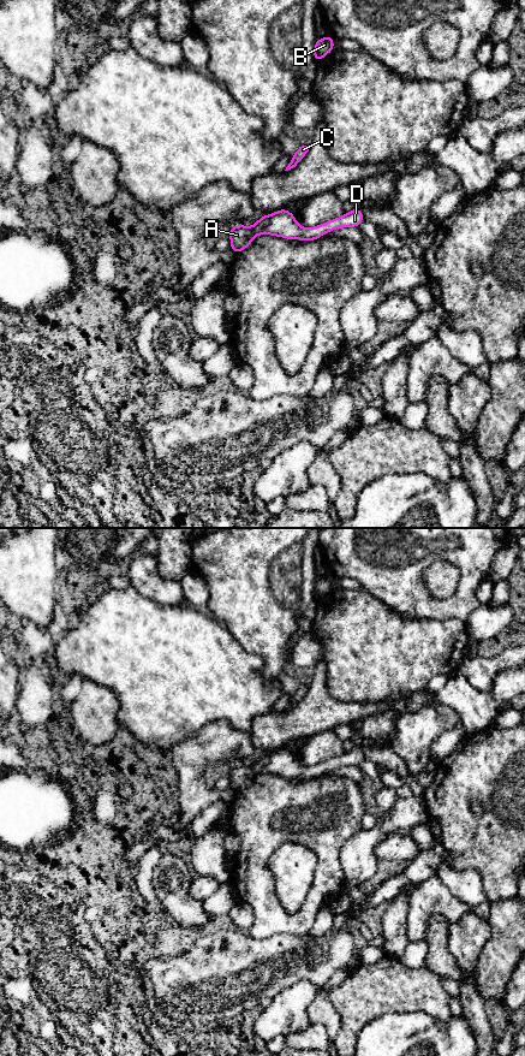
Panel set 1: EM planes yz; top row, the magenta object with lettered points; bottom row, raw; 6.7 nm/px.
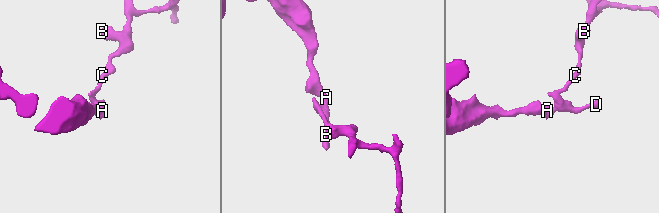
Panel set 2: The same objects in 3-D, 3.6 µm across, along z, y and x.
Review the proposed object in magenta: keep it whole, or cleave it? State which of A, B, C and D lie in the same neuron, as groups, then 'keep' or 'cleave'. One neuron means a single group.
A / B C D; cleave

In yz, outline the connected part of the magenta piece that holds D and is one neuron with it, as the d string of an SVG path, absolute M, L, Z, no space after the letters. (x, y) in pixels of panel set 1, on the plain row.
M286 747L279 748L273 753L266 753L258 758L251 766L253 772L272 773L286 778L300 778L304 781L318 778L321 775L342 766L359 766L364 754L360 747L354 747L351 751L332 758L324 763L304 767L294 757L294 753Z

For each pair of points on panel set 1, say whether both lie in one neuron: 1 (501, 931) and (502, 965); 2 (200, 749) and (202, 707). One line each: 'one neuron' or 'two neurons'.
1: one neuron
2: two neurons

